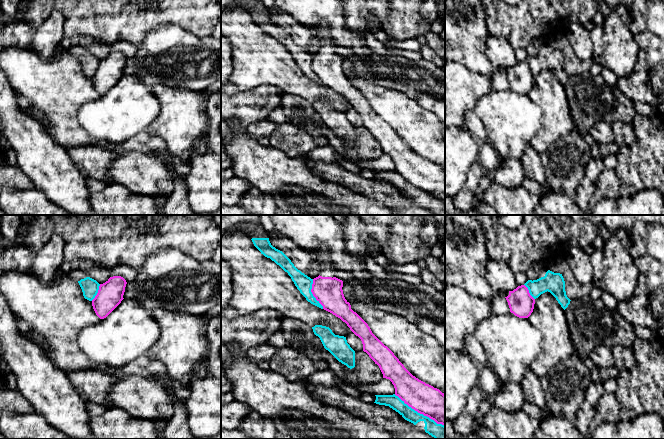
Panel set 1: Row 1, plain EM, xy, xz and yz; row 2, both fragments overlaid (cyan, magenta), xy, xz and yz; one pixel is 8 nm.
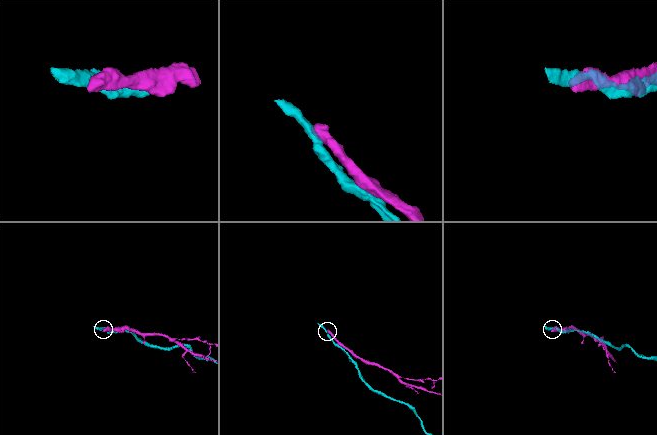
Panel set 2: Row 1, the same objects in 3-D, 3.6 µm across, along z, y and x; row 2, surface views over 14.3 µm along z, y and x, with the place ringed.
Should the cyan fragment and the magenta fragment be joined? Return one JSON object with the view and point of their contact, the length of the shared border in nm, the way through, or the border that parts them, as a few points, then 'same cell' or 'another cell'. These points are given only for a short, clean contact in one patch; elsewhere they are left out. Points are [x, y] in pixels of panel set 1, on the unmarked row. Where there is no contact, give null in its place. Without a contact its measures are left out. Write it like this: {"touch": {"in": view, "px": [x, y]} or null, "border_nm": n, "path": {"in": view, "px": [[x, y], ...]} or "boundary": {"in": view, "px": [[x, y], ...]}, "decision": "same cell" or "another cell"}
{"touch": {"in": "xz", "px": [419, 189]}, "border_nm": 480, "decision": "another cell"}

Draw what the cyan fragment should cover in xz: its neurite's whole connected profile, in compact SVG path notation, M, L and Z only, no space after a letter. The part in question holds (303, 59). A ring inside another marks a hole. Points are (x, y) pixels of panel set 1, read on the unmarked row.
M262 3L256 4L247 12L252 16L254 22L261 28L261 30L270 34L288 49L297 65L308 78L323 85L323 82L316 76L311 68L313 55L298 46L282 27L271 21L268 9Z

